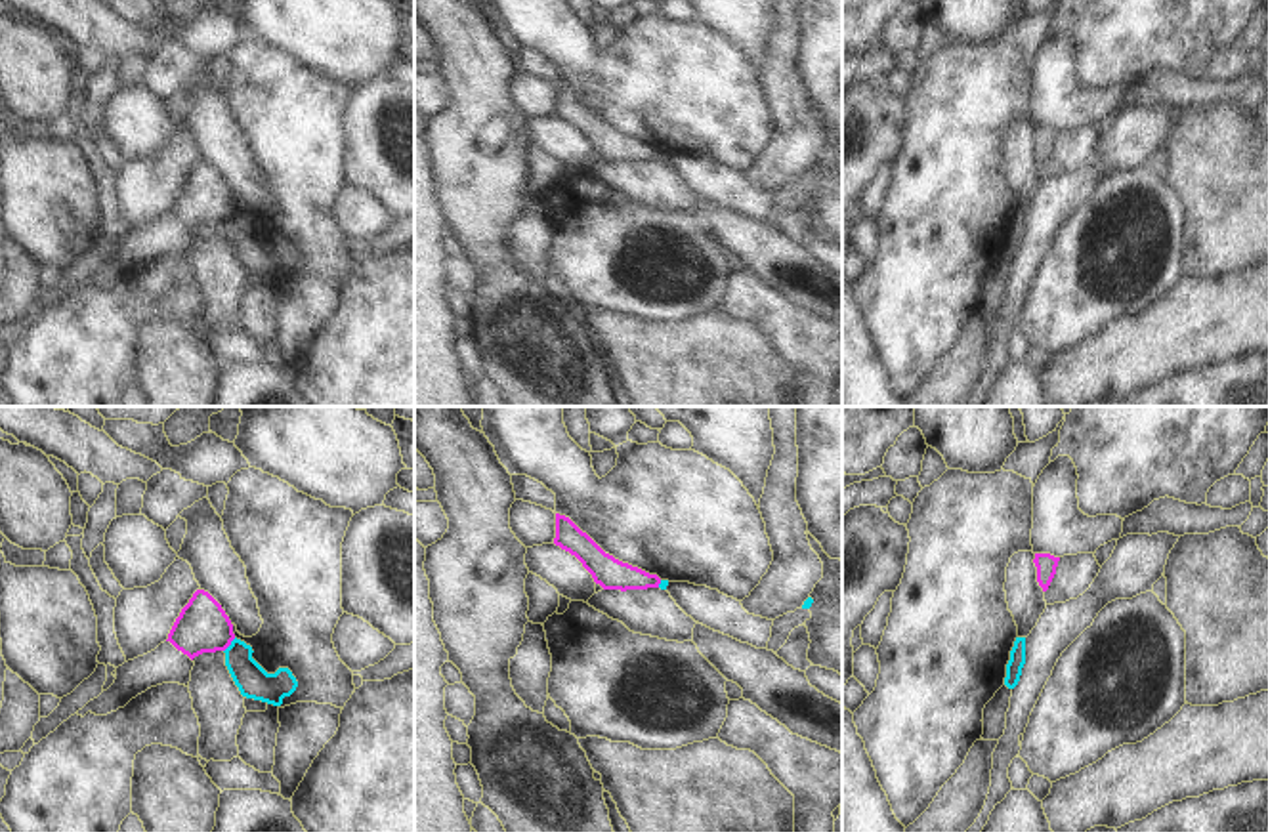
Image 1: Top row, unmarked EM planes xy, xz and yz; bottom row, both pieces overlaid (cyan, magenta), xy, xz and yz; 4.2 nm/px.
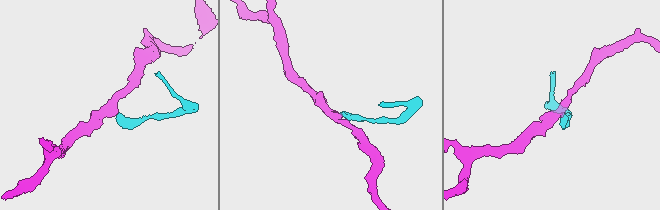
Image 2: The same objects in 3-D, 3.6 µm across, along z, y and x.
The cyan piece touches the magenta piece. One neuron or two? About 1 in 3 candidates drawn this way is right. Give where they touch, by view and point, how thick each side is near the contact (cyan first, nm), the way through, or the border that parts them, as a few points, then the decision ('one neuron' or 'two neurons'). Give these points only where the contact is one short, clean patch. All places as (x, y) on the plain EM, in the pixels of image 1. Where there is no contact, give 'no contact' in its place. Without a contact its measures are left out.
meets cyan in xy at (230, 218); 140 nm thick on the cyan side, 220 nm on the other; border along xy (235, 210), (224, 224); two neurons

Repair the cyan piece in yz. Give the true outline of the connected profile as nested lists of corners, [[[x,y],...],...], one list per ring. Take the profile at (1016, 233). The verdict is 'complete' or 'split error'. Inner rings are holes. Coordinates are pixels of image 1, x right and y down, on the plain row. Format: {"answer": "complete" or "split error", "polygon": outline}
{"answer": "complete", "polygon": [[[1016,210],[1014,219],[1010,223],[1010,233],[1006,237],[1004,258],[1008,261],[1014,261],[1018,258],[1024,237],[1025,237],[1025,210]]]}

